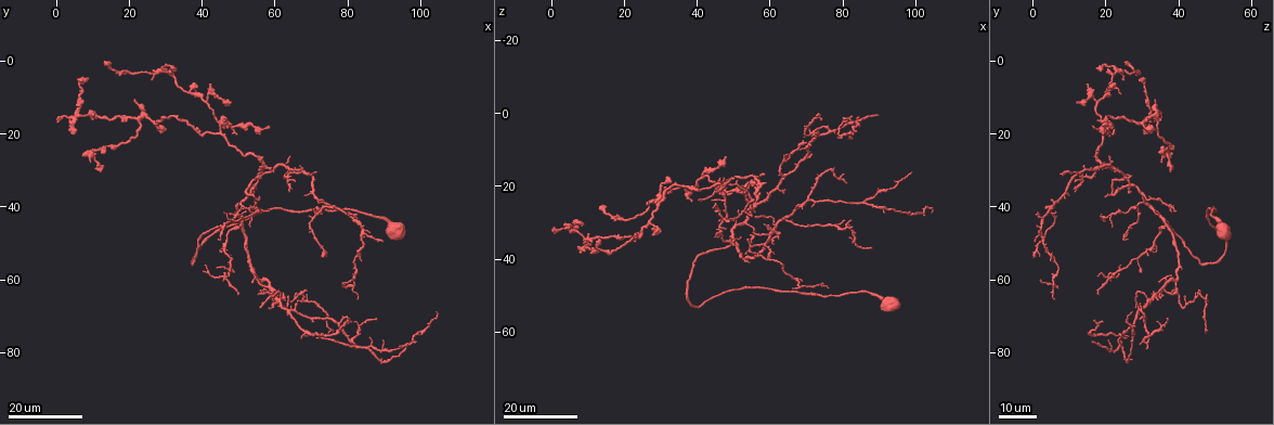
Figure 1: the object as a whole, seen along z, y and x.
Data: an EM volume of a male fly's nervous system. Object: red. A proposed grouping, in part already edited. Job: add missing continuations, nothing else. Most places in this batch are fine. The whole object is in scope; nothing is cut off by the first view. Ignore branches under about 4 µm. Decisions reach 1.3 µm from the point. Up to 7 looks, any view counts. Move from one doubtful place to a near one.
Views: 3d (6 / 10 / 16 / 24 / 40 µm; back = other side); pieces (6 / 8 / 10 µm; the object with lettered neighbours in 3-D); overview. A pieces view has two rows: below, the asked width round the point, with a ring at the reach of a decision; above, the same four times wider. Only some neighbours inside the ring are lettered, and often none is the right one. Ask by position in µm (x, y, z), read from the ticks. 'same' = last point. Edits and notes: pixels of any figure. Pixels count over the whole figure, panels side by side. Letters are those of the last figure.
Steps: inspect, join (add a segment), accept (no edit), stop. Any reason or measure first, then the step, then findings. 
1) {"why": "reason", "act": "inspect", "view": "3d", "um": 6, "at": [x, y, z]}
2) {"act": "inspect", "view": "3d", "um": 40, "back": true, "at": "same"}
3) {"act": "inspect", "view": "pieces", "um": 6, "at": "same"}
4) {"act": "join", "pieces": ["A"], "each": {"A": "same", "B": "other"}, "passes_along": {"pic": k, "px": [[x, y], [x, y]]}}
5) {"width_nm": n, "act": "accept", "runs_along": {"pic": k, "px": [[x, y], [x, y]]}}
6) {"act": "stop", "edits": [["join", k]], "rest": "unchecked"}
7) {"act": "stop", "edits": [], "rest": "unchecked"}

{"why": "thin end", "act": "inspect", "view": "3d", "um": 16, "at": [56.0, 67.0, 29.0]}

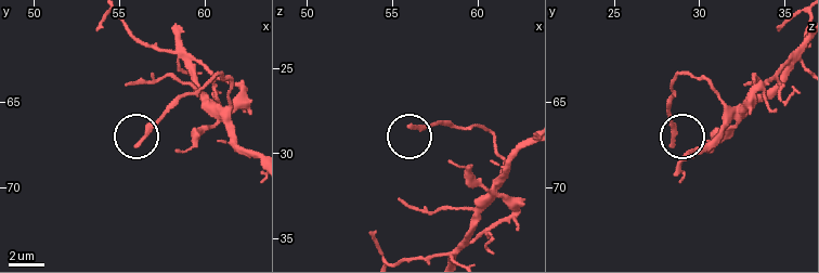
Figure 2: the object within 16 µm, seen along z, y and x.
{"why": "see the neighbours", "act": "inspect", "view": "pieces", "um": 8, "at": [56.0, 67.6, 28.3]}

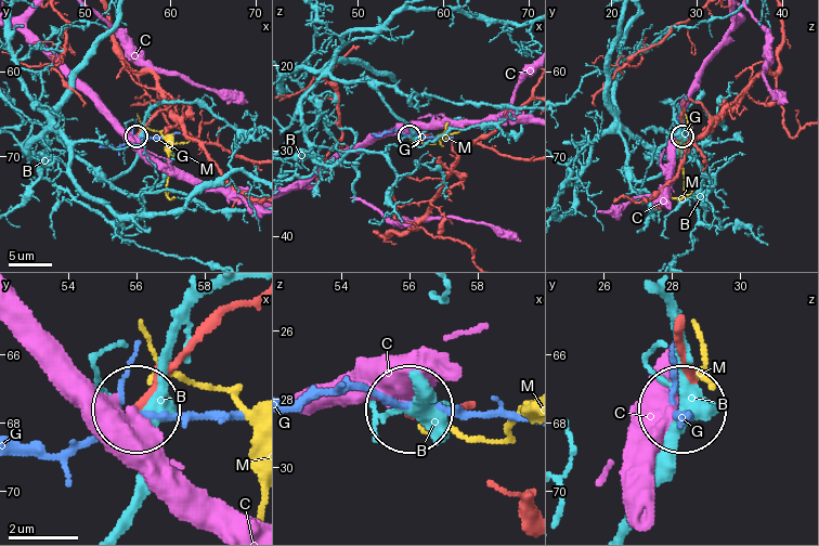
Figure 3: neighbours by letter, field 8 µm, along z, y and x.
{"act": "accept", "each": {"B": "other", "C": "other", "G": "other", "M": "other"}, "runs_along": {"pic": 3, "px": [[472, 404], [414, 413]]}, "found": "none of them fits"}

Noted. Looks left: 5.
{"why": "tapers out", "act": "inspect", "view": "3d", "um": 24, "at": [50.0, 64.0, 17.5]}

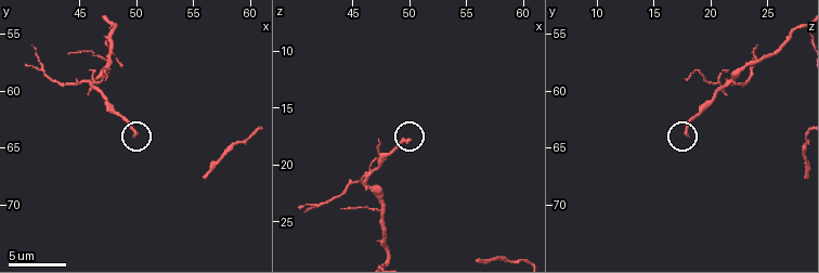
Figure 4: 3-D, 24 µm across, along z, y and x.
{"act": "inspect", "view": "pieces", "um": 10, "at": [49.8, 64.0, 17.8]}

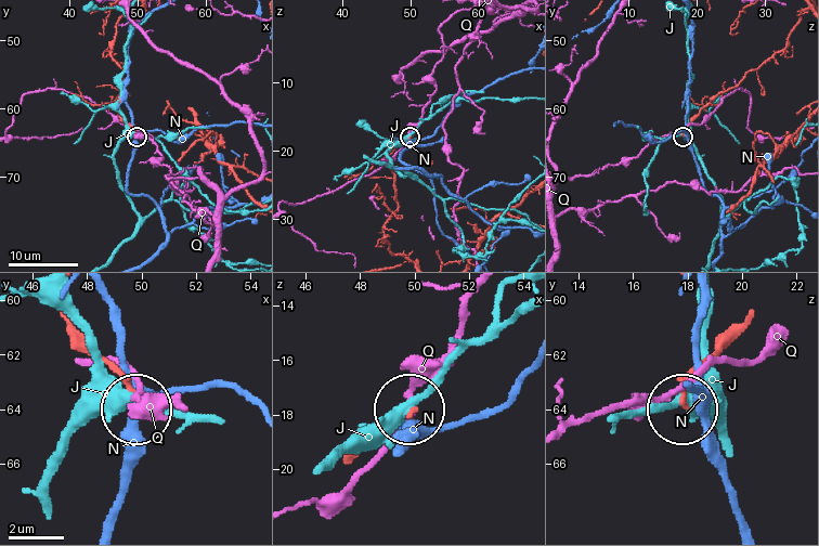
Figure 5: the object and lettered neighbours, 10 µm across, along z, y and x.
{"act": "accept", "each": {"J": "other", "N": "other", "Q": "other"}, "found": "no lettered segment goes on from it"}

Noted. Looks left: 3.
{"why": "free end", "act": "inspect", "view": "3d", "um": 24, "at": [90.0, 49.5, 0.5]}

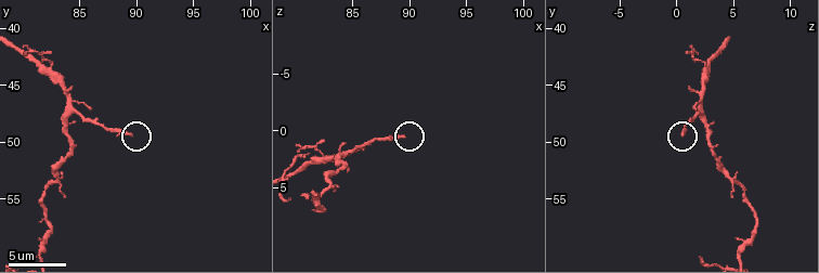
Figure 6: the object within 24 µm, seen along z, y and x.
{"act": "inspect", "view": "pieces", "um": 8, "at": [89.6, 49.2, 0.4]}

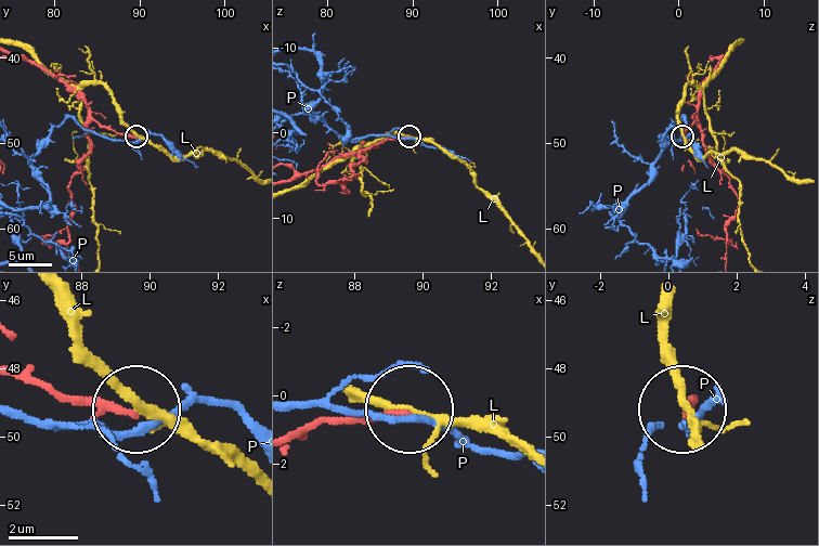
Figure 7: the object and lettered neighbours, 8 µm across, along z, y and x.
{"width_nm": 190, "act": "accept", "each": {"L": "other", "P": "other"}, "runs_along": {"pic": 7, "px": [[23, 368], [57, 391], [133, 412]]}, "found": "none of them fits"}

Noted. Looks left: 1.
{"act": "stop", "edits": [], "rest": "unchecked"}

